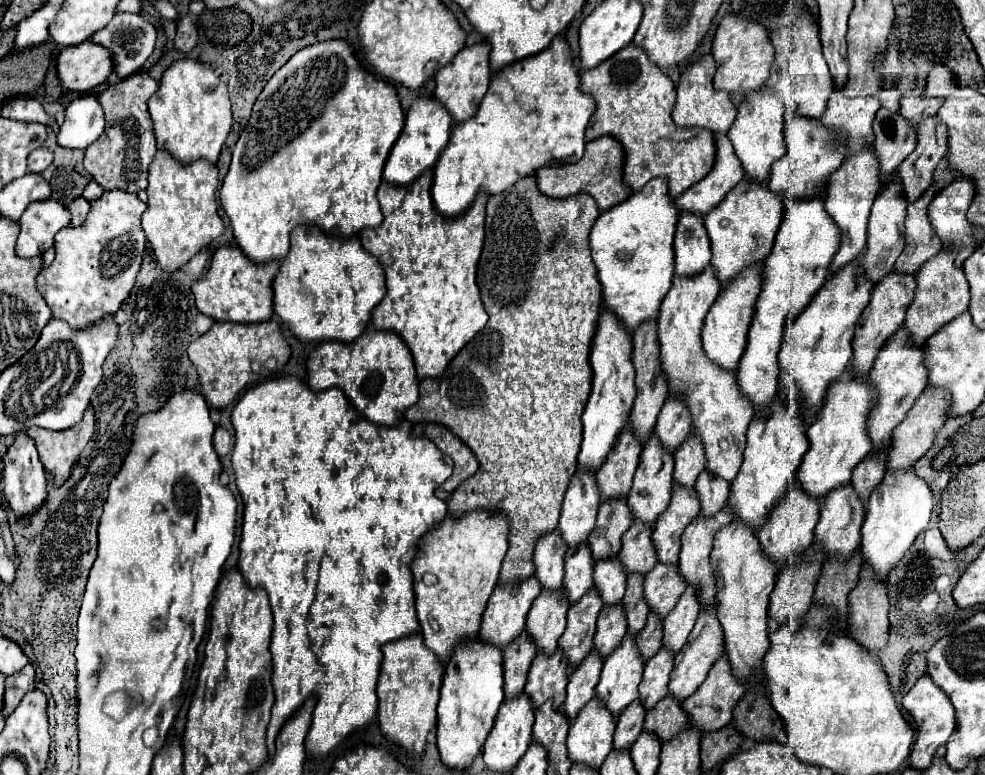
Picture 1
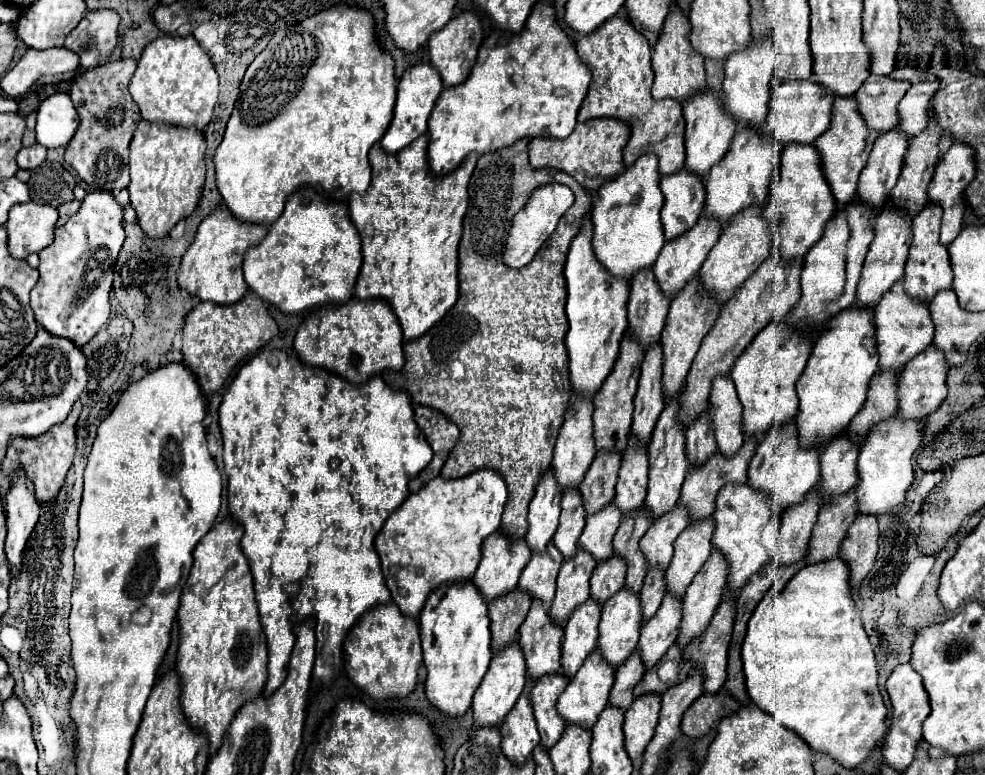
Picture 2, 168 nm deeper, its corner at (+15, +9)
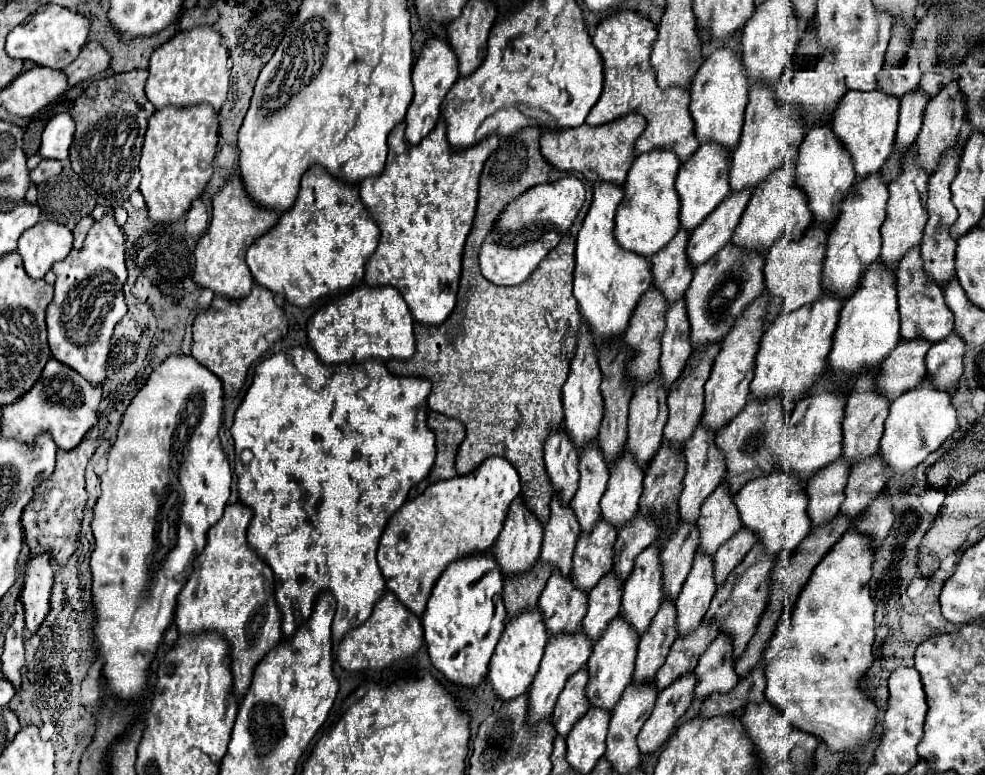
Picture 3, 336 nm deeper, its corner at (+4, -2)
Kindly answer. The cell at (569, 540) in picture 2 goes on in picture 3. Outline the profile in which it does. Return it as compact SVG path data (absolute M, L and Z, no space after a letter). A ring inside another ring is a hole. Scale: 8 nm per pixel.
M599 442L591 444L587 452L579 452L579 490L571 500L571 508L575 510L575 516L581 524L583 532L591 532L595 522L599 520L599 500L607 488L609 480L609 468L603 460L603 454L599 452Z

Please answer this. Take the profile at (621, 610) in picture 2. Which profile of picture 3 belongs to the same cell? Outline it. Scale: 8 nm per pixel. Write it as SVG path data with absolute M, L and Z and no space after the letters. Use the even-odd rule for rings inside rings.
M647 546L637 558L629 578L623 584L621 610L625 620L643 634L663 600L663 564L659 548Z

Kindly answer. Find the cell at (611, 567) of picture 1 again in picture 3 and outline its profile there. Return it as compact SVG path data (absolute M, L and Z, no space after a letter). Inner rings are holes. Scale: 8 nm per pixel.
M627 448L627 456L623 456L619 464L611 464L609 468L609 484L601 498L603 518L621 528L639 510L641 492L643 470L639 468L639 464L635 464L635 456L631 456Z

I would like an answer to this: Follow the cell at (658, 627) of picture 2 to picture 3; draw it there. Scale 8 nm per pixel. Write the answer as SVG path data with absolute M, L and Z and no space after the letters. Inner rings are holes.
M695 556L693 568L683 584L677 606L677 632L679 636L689 634L699 626L699 620L705 616L711 598L715 596L715 568L713 556Z

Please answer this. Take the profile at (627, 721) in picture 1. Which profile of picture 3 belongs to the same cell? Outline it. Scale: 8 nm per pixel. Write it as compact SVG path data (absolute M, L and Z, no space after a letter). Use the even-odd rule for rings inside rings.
M663 600L655 620L651 620L651 628L647 628L639 642L633 676L637 682L655 678L655 672L663 666L675 638L675 602Z

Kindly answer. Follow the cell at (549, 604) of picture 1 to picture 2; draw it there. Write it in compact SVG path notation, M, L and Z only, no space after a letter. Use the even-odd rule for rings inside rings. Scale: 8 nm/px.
M552 543L548 545L546 553L532 553L532 559L528 561L518 581L518 589L532 595L536 601L542 601L548 607L554 601L560 565L562 557Z

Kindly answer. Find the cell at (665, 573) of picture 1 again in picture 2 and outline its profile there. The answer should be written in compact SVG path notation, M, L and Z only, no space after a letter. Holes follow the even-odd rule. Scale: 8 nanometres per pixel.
M676 505L676 509L666 515L668 517L660 517L640 541L640 549L646 557L648 569L668 569L674 557L674 541L688 525L688 517L684 509L680 509L680 505Z

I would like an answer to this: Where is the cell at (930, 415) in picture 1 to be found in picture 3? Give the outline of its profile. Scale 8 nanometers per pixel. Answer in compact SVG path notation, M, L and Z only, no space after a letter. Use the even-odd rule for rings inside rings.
M953 332L951 336L947 336L947 340L933 344L925 356L927 376L949 394L955 392L955 384L963 374L963 352L965 344Z

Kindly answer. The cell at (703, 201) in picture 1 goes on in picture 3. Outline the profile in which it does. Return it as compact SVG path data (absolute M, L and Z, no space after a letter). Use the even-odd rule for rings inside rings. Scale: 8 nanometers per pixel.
M717 48L711 56L707 56L703 68L699 68L699 72L695 74L689 94L699 142L715 140L733 150L741 136L743 114L749 100L749 80L747 72L743 72L743 62L739 60L739 54L731 48Z

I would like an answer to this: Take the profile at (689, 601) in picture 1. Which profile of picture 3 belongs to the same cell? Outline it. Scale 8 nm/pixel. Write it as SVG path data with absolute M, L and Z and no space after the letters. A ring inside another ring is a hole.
M723 482L703 502L697 524L701 530L701 542L697 550L707 554L715 554L717 548L741 528L733 496L731 492L723 492Z

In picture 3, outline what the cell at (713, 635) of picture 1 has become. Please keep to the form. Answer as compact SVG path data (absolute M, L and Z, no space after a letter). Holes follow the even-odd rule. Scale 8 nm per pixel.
M741 528L727 544L719 546L719 552L715 552L715 580L717 586L723 584L727 574L745 558L745 554L755 544L755 536L747 532L747 528Z

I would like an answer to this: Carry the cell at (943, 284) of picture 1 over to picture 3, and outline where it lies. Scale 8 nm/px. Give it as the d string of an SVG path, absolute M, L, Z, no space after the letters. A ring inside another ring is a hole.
M955 144L955 148L951 148L951 152L947 152L947 156L943 156L943 164L939 164L939 172L935 172L935 176L929 178L927 184L927 224L923 230L923 240L921 240L921 256L923 256L923 264L925 264L925 272L939 284L947 284L951 280L951 276L955 276L955 240L949 236L949 228L955 224L957 220L957 208L951 204L951 180L955 180L957 176L957 168L959 168L959 158L961 158L961 148L959 144Z

